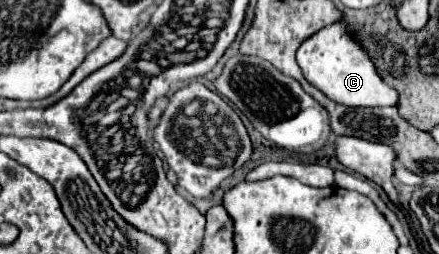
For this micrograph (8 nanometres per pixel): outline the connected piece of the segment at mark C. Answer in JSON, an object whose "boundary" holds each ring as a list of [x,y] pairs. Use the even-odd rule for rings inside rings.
{"boundary":[[[335,23],[325,27],[305,39],[297,49],[299,69],[309,85],[319,89],[325,97],[345,107],[383,107],[397,103],[397,91],[387,87],[375,73],[371,59],[361,51],[361,47],[345,35],[347,25]]]}

